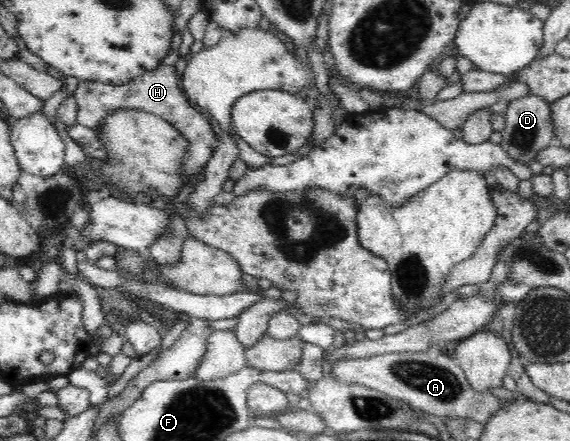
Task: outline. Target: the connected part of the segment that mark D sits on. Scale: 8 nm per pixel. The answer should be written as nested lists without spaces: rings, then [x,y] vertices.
[[[529,93],[528,96],[509,102],[505,112],[505,126],[502,132],[501,145],[504,151],[521,164],[538,158],[537,152],[552,144],[554,127],[552,127],[552,109],[544,97]]]

